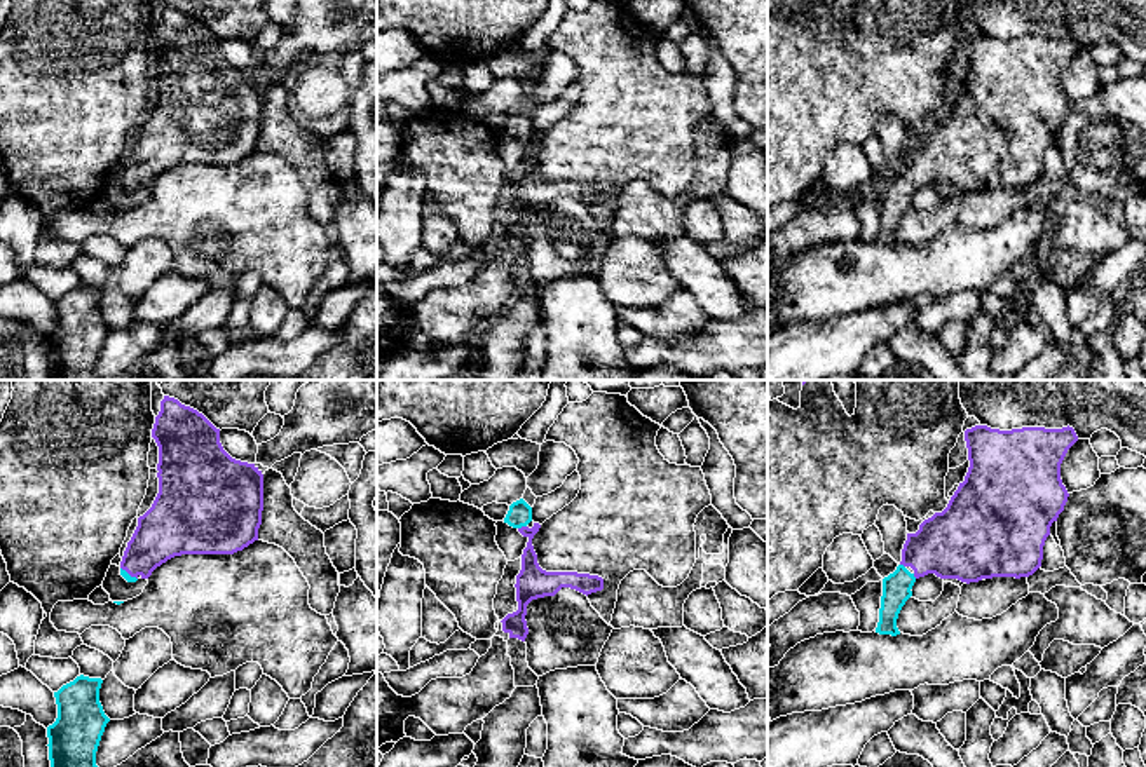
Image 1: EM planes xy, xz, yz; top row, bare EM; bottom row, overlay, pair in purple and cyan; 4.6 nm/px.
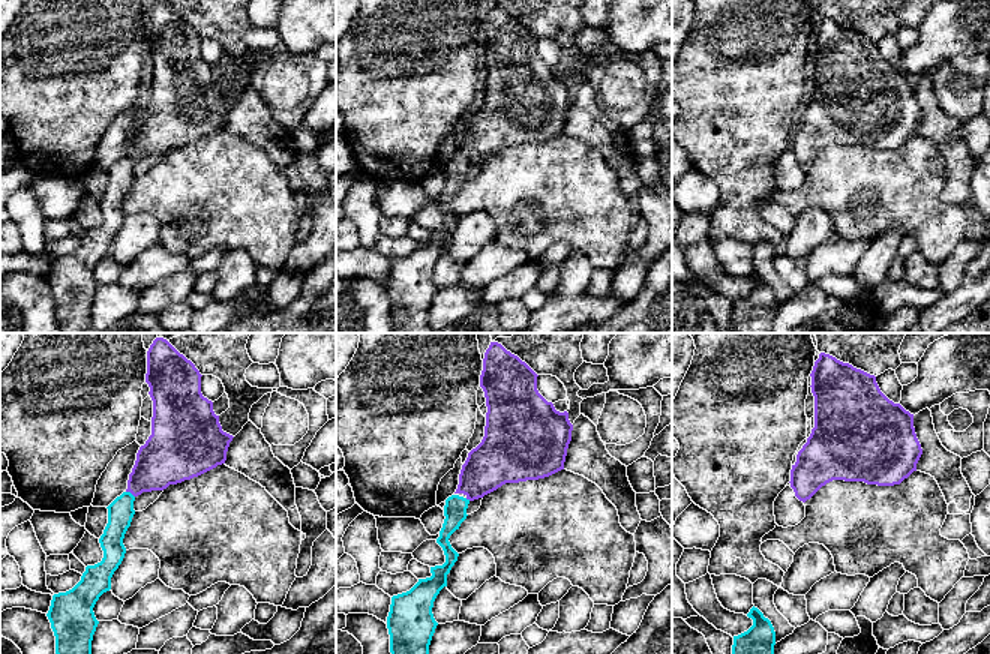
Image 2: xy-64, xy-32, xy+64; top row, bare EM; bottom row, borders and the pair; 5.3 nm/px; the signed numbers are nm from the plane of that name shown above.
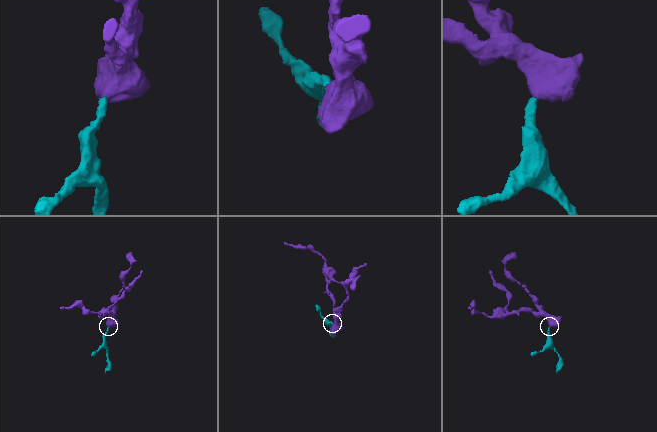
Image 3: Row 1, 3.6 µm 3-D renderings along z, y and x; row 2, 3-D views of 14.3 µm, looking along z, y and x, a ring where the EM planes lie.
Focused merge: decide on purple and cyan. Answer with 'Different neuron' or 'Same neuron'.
Same neuron

